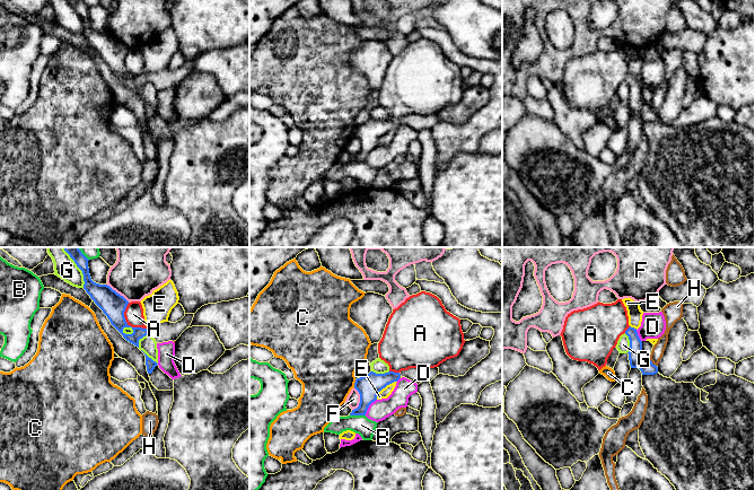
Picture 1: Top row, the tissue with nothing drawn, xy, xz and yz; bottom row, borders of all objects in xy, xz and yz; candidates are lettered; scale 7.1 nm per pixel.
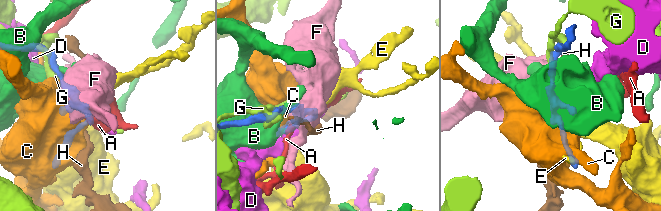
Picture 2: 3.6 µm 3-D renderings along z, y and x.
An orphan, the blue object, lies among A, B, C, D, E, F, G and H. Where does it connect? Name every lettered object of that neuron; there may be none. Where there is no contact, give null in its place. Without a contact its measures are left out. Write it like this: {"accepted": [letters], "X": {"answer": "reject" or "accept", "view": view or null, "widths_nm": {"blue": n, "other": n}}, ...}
{"accepted": [], "A": {"answer": "reject", "view": "xy", "widths_nm": {"blue": 180, "other": 140}}, "B": {"answer": "reject", "view": "xz", "widths_nm": {"blue": 160, "other": 140}}, "C": {"answer": "reject", "view": "xz", "widths_nm": {"blue": 160, "other": 440}}, "D": {"answer": "reject", "view": "xz", "widths_nm": {"blue": 160, "other": 150}}, "E": {"answer": "reject", "view": "xz", "widths_nm": {"blue": 160, "other": 70}}, "F": {"answer": "reject", "view": "xz", "widths_nm": {"blue": 160, "other": 100}}, "G": {"answer": "reject", "view": "xy", "widths_nm": {"blue": 140, "other": 160}}, "H": {"answer": "reject", "view": "yz", "widths_nm": {"blue": 110, "other": 90}}}

